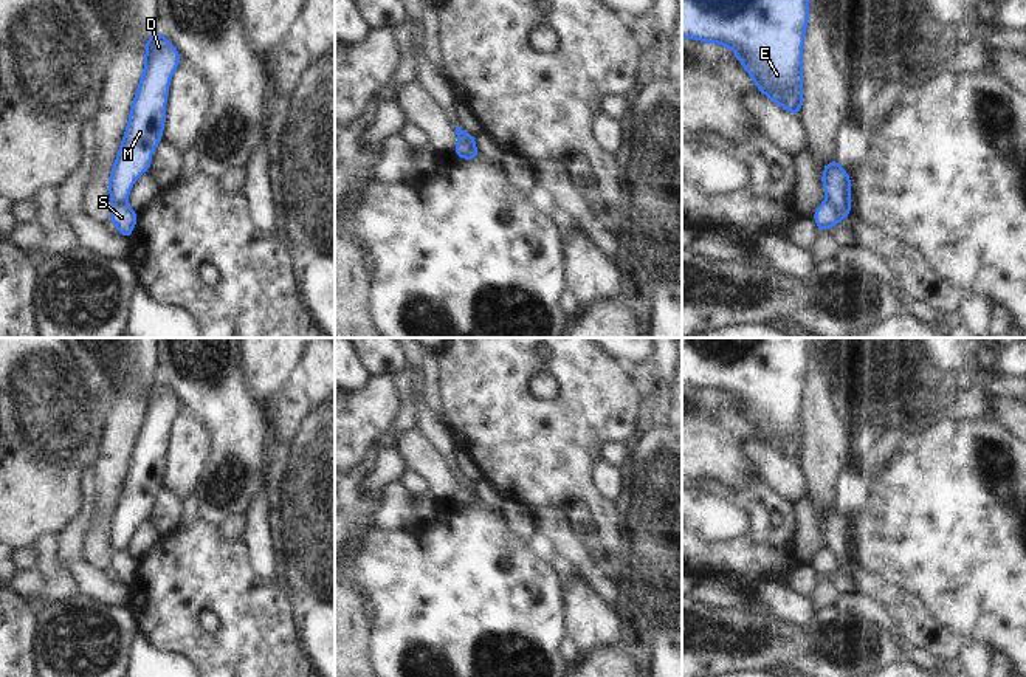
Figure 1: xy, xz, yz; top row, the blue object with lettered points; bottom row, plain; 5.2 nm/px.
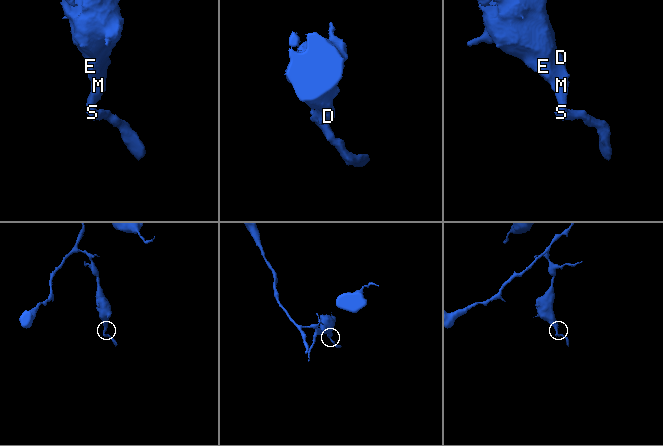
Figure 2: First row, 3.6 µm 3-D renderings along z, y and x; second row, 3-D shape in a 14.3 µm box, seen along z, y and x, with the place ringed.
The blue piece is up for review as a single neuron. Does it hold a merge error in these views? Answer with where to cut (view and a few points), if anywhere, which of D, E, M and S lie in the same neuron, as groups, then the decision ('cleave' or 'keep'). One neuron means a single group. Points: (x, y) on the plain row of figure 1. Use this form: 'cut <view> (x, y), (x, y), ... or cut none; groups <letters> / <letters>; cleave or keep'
cut xz (461, 485), (468, 485), (473, 490), (473, 496), (465, 504); groups D E M / S; cleave

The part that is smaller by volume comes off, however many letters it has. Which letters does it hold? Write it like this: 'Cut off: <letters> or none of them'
Cut off: S

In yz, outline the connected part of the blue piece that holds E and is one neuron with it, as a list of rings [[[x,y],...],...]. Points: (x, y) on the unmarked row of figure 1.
[[[682,338],[682,384],[721,390],[735,398],[758,437],[795,463],[803,454],[807,367],[807,338]]]

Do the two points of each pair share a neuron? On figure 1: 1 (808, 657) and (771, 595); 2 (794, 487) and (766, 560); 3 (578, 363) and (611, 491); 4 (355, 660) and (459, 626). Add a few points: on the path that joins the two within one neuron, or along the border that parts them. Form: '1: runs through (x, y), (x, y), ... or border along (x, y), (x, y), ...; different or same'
1: border along (819, 611), (805, 623), (780, 620); different
2: border along (761, 477), (794, 505); different
3: border along (599, 459), (591, 471), (591, 484), (602, 494); different
4: border along (369, 618), (371, 660); different

